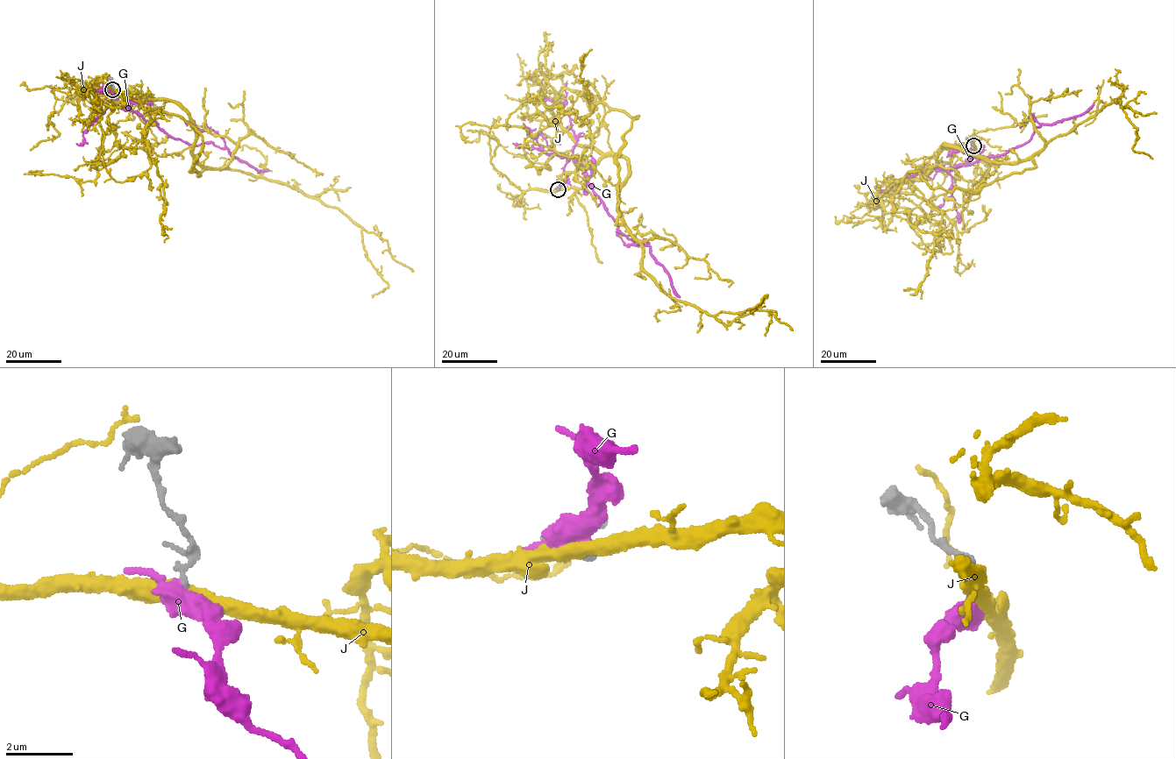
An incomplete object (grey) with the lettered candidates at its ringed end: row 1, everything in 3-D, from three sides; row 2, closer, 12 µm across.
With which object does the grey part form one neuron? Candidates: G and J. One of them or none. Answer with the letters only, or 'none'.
J

